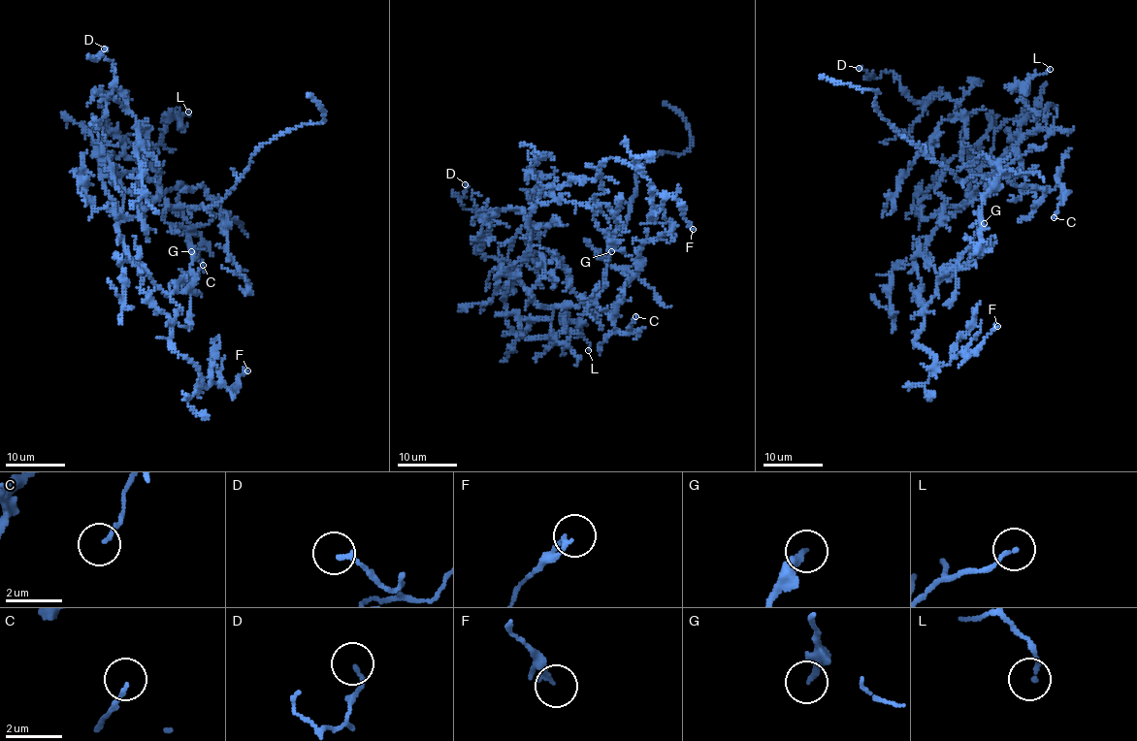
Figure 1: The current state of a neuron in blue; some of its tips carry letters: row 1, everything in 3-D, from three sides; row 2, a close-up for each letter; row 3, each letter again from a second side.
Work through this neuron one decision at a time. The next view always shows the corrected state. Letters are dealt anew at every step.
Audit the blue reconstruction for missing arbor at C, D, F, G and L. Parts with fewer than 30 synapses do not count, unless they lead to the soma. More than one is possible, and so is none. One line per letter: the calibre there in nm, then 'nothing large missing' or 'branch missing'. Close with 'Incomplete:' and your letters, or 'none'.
C: calibre 120 nm; nothing large missing
D: calibre 150 nm; nothing large missing
F: calibre 120 nm; nothing large missing
G: calibre 260 nm; nothing large missing
L: calibre 130 nm; nothing large missing
Incomplete: none

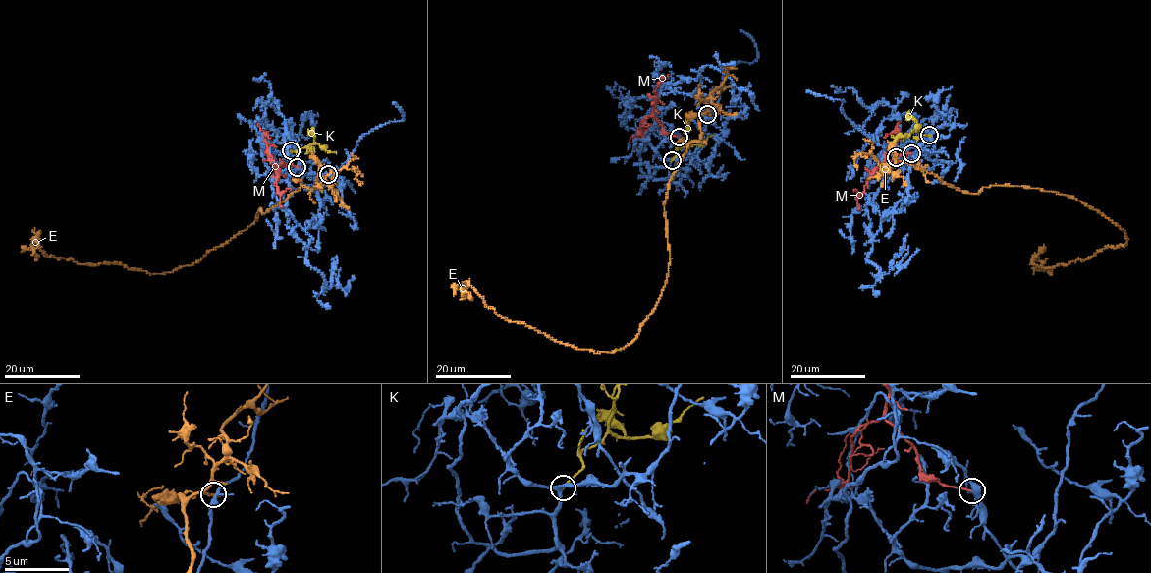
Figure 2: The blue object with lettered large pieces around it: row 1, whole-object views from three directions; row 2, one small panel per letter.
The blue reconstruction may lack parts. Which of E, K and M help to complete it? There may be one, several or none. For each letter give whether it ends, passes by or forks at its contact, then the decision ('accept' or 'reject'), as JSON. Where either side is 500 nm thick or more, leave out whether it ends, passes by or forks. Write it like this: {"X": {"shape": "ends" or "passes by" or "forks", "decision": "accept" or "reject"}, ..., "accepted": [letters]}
{"E": {"shape": "ends", "decision": "reject"}, "K": {"shape": "ends", "decision": "accept"}, "M": {"shape": "ends", "decision": "reject"}, "accepted": ["K"]}

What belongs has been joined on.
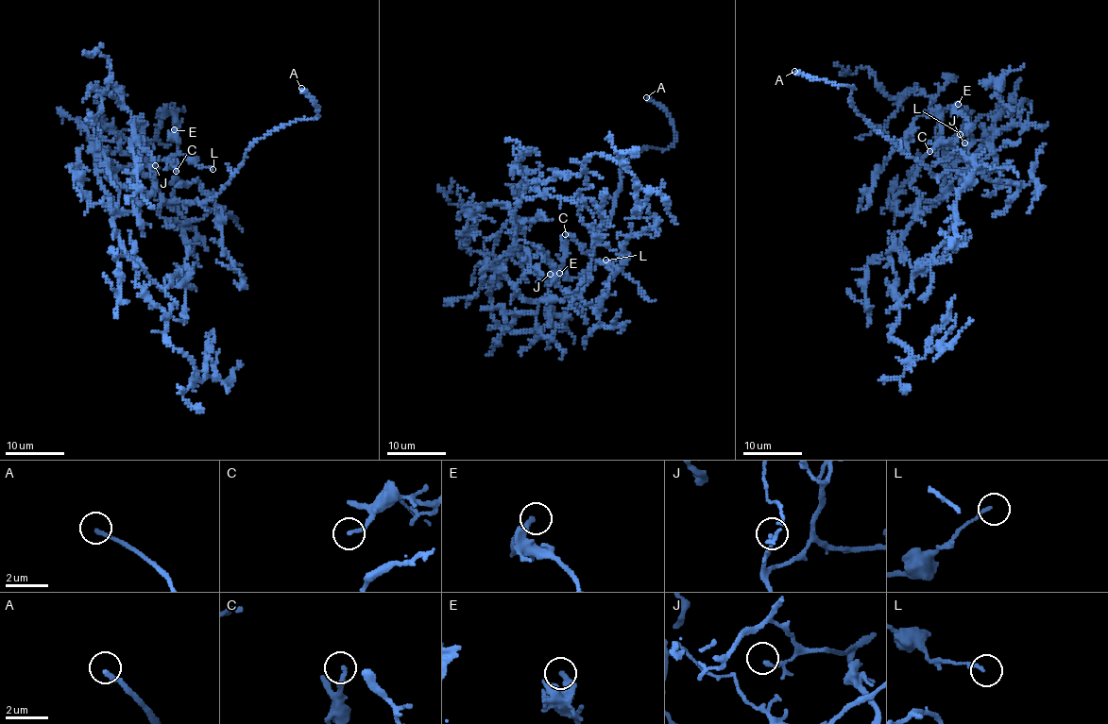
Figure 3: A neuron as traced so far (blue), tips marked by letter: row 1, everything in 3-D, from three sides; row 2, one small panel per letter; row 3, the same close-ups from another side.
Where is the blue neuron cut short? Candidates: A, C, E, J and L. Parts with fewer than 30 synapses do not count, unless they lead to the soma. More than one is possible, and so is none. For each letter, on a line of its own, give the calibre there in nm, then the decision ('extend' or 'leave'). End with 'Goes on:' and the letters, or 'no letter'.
A: calibre 200 nm; extend
C: calibre 180 nm; leave
E: calibre 240 nm; leave
J: calibre 120 nm; leave
L: calibre 140 nm; leave
Goes on: A

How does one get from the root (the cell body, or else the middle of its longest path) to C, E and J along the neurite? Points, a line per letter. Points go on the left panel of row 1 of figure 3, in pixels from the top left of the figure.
C: (110, 168), (116, 171), (133, 165), (151, 166), (167, 159), (173, 166), (175, 163), (176, 171)
E: (110, 168), (116, 171), (133, 165), (151, 166), (156, 161), (177, 155), (179, 142), (174, 129)
J: (110, 168), (116, 171), (133, 165), (155, 165)

